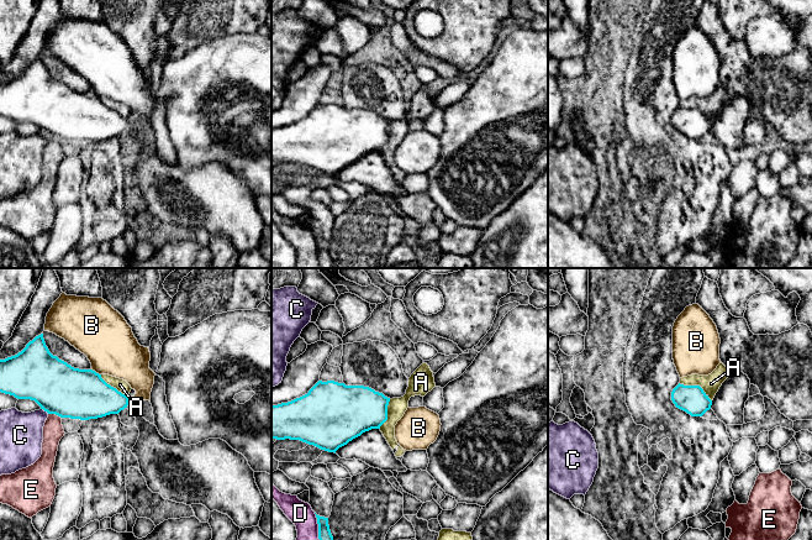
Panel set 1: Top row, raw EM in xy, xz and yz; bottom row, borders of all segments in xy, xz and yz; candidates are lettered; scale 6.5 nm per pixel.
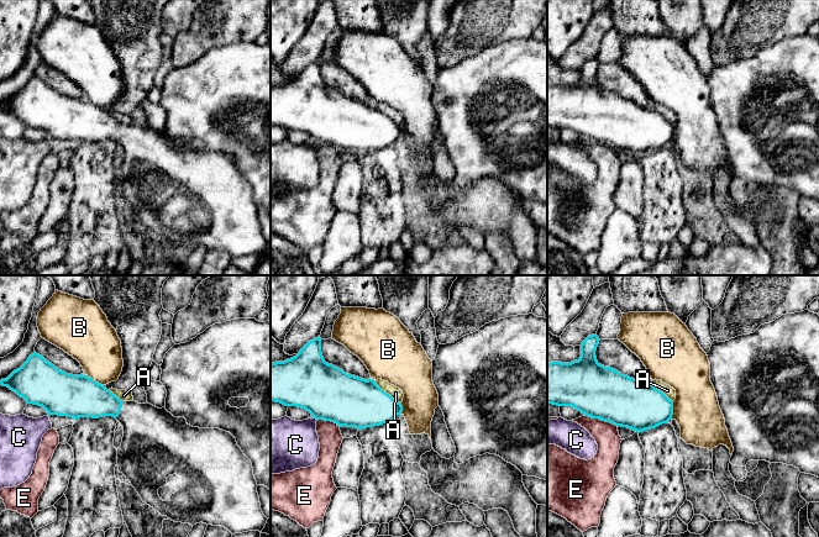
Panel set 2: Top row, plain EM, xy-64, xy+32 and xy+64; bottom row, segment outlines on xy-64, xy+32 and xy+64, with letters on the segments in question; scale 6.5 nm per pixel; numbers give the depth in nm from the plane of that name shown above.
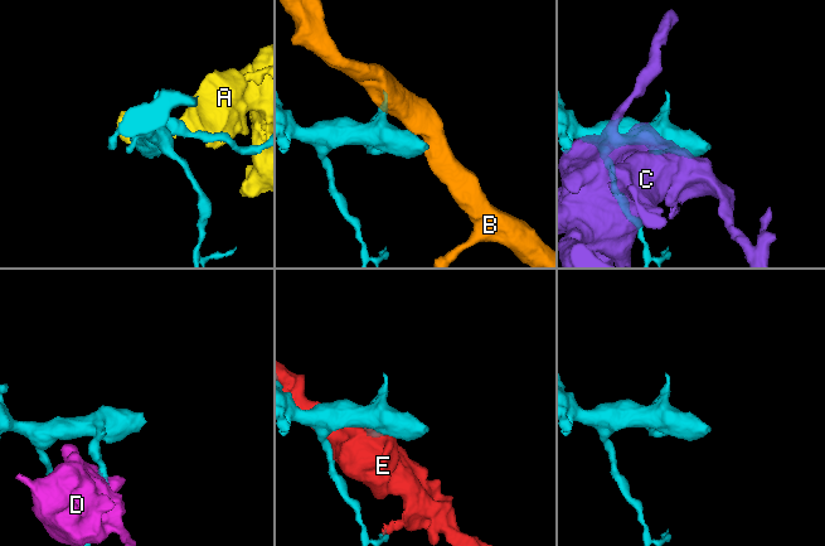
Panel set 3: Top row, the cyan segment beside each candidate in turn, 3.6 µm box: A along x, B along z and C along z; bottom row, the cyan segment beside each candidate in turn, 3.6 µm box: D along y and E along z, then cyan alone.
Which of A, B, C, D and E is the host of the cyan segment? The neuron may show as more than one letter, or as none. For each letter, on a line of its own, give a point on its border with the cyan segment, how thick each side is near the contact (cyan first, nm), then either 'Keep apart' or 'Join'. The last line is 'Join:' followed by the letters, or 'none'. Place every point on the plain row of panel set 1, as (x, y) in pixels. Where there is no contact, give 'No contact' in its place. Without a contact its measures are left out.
A: Touches cyan at yz (696, 109). Thickness 180 nm (cyan) against 120 nm. Keep apart
B: Touches cyan at xy (95, 95). Thickness 320 nm (cyan) against 360 nm. Keep apart
C: Touches cyan at xy (45, 134). Thickness 340 nm (cyan) against 280 nm. Keep apart
D: Touches cyan at xz (318, 252). Thickness 100 nm (cyan) against 160 nm. Keep apart
E: Touches cyan at xy (54, 136). Thickness 340 nm (cyan) against 140 nm. Keep apart
Join: none

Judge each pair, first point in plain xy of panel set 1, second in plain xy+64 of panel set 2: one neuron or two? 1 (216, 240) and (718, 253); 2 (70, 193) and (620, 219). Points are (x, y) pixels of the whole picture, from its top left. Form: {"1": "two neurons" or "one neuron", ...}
{"1": "two neurons", "2": "two neurons"}

